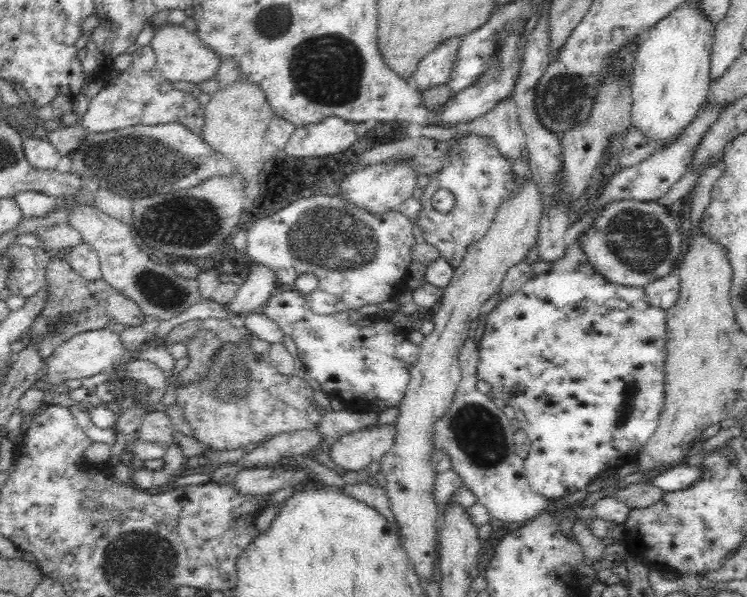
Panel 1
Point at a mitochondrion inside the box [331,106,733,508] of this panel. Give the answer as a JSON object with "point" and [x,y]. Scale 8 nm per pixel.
{"point":[642,243]}

